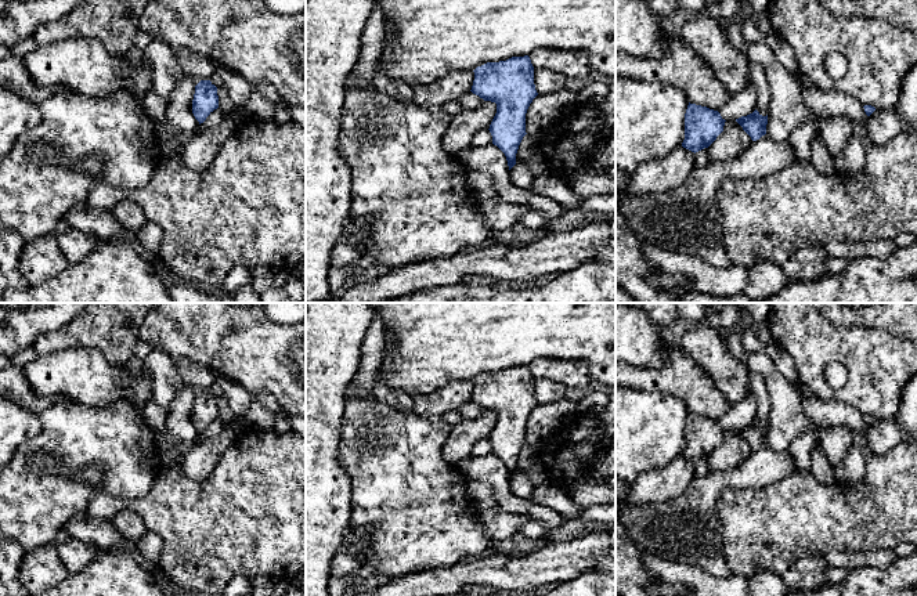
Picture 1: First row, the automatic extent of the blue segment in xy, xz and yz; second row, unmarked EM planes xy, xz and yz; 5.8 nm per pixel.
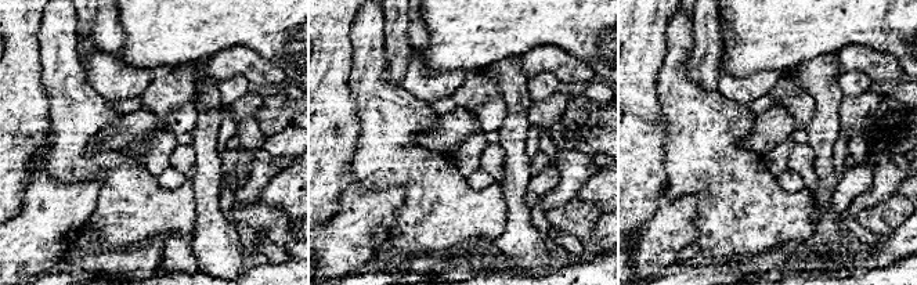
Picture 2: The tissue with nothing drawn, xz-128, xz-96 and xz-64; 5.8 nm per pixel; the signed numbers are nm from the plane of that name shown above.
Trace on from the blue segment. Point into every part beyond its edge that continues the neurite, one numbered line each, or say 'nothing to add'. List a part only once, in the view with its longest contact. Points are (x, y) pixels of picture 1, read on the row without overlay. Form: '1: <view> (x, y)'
nothing to add

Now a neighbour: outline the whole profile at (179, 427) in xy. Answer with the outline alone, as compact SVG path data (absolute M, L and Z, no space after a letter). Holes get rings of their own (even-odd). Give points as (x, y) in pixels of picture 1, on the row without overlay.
M185 384L177 393L170 404L166 418L166 426L156 433L156 448L160 456L173 449L176 443L194 444L199 440L199 431L192 423L192 409L195 393L191 386Z

